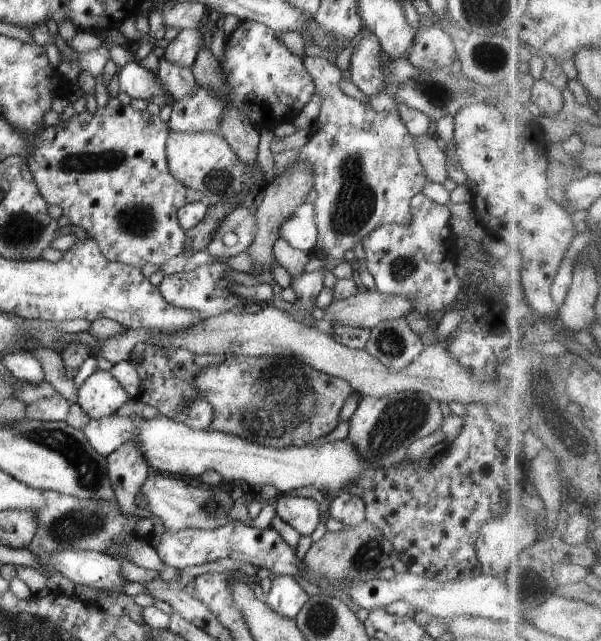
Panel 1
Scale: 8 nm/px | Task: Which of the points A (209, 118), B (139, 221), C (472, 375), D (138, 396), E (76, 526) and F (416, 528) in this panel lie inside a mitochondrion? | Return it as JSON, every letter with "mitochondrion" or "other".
{"A":"other","B":"mitochondrion","C":"other","D":"other","E":"mitochondrion","F":"mitochondrion"}

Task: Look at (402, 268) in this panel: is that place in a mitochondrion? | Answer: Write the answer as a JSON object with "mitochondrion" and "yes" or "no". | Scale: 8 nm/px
{"mitochondrion":"yes"}

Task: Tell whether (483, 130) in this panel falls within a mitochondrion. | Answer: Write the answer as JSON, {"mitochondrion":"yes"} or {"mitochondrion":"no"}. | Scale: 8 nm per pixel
{"mitochondrion":"yes"}

